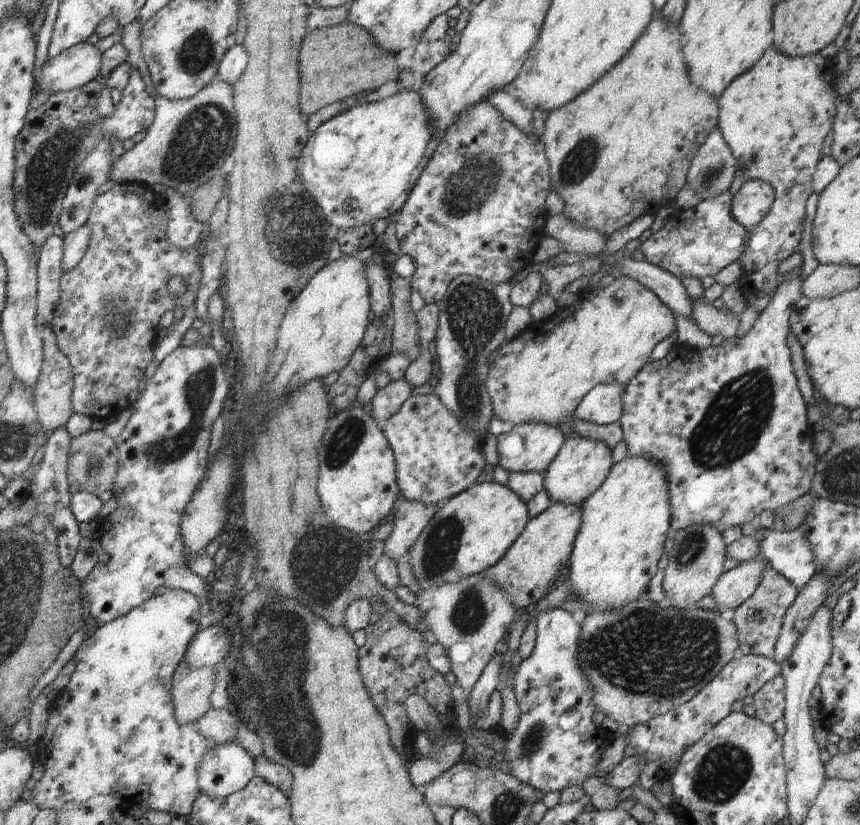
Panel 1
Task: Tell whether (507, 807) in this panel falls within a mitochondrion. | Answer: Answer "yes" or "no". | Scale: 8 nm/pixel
yes

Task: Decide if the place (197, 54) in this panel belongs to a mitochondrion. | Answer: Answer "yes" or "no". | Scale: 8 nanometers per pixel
yes

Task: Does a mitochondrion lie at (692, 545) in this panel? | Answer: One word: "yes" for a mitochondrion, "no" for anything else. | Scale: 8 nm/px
yes

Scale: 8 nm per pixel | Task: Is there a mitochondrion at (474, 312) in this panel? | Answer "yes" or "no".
yes

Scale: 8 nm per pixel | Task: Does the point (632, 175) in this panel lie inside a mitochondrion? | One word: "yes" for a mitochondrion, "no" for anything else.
no

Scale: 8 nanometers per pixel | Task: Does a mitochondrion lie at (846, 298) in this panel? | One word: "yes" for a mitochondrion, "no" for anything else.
no

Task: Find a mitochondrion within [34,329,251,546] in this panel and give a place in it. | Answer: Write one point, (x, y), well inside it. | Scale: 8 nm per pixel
(199, 390)

